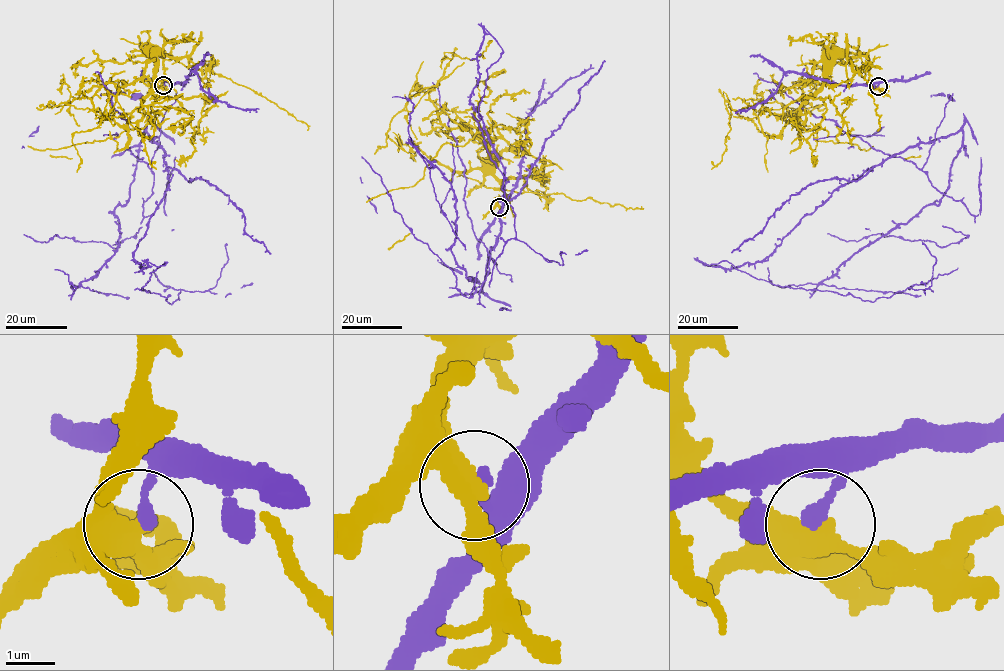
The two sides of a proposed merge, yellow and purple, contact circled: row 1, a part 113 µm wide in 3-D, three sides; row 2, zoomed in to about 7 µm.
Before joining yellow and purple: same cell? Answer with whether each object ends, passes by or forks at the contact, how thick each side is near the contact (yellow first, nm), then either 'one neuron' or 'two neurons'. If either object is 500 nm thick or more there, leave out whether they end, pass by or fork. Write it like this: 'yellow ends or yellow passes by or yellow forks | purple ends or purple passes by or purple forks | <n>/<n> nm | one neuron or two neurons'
yellow passes by | purple ends | 400/280 nm | two neurons

